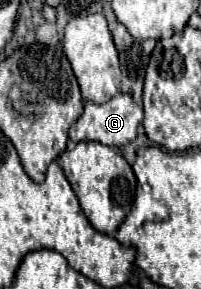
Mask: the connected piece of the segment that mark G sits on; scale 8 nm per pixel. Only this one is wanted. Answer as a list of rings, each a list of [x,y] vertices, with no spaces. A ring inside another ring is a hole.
[[[119,93],[117,97],[113,97],[111,101],[107,101],[103,105],[97,105],[93,101],[85,101],[85,109],[83,109],[81,117],[69,129],[69,139],[75,143],[97,141],[97,143],[103,143],[109,147],[121,147],[137,137],[137,127],[139,127],[141,119],[143,119],[143,109],[125,93]]]

